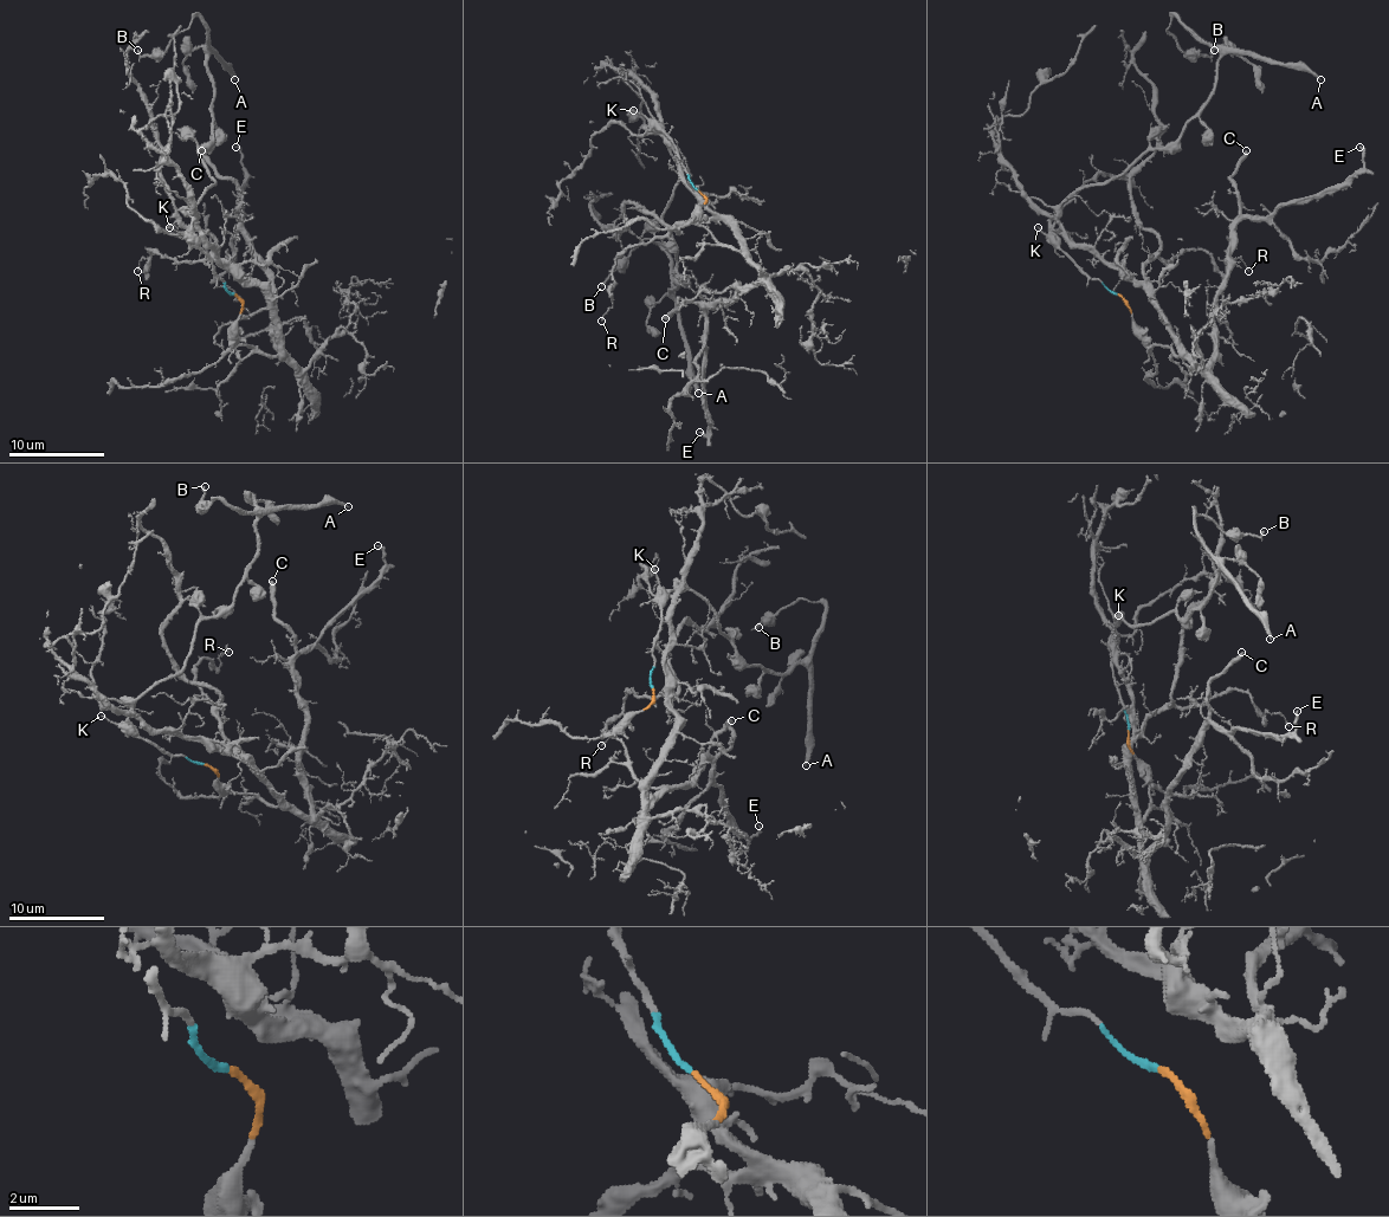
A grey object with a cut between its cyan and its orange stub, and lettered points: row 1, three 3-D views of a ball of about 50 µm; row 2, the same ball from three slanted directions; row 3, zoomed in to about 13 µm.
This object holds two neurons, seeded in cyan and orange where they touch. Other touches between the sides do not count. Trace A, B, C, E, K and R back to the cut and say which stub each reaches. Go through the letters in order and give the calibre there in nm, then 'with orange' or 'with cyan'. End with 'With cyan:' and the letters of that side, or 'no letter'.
A: 240 nm | with cyan
B: 170 nm | with cyan
C: 360 nm | with orange
E: 180 nm | with orange
K: 110 nm | with cyan
R: 110 nm | with orange
With cyan: A, B, K

